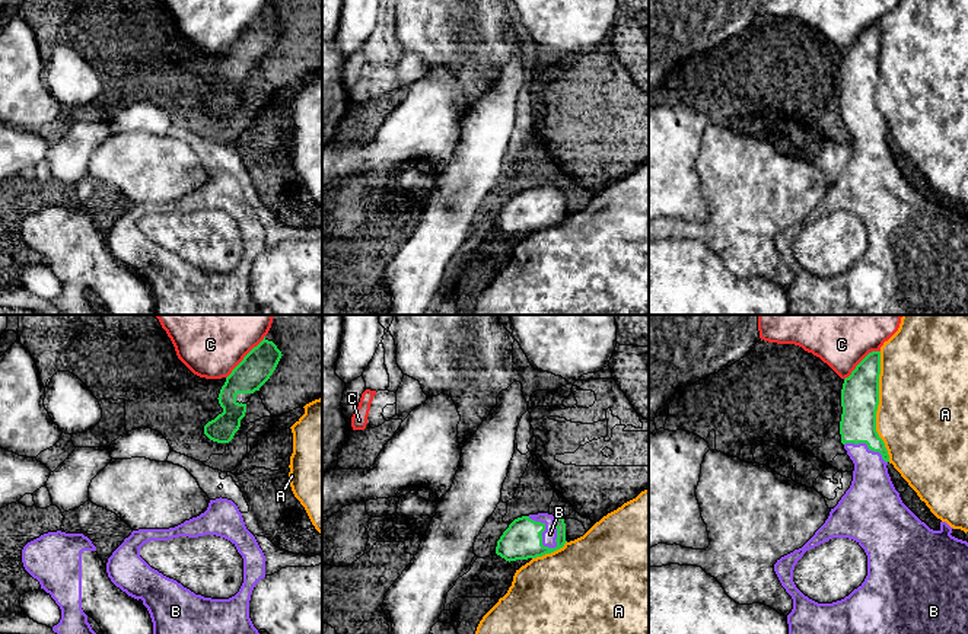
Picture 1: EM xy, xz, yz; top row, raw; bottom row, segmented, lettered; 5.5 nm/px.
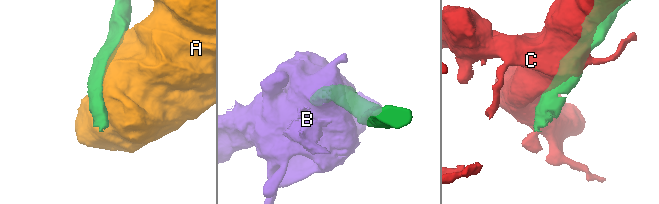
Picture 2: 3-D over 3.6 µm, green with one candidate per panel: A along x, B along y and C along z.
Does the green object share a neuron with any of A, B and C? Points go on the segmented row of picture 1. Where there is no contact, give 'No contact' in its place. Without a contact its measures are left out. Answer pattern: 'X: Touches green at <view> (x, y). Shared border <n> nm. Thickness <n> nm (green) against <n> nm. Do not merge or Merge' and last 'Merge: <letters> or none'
A: Touches green at yz (876, 407). Shared border 600 nm. Thickness 200 nm (green) against 480 nm. Do not merge
B: Touches green at xz (543, 531). Shared border 240 nm. Thickness 220 nm (green) against 80 nm. Merge
C: Touches green at xy (244, 357). Shared border 320 nm. Thickness 180 nm (green) against 500 nm. Do not merge
Merge: B

